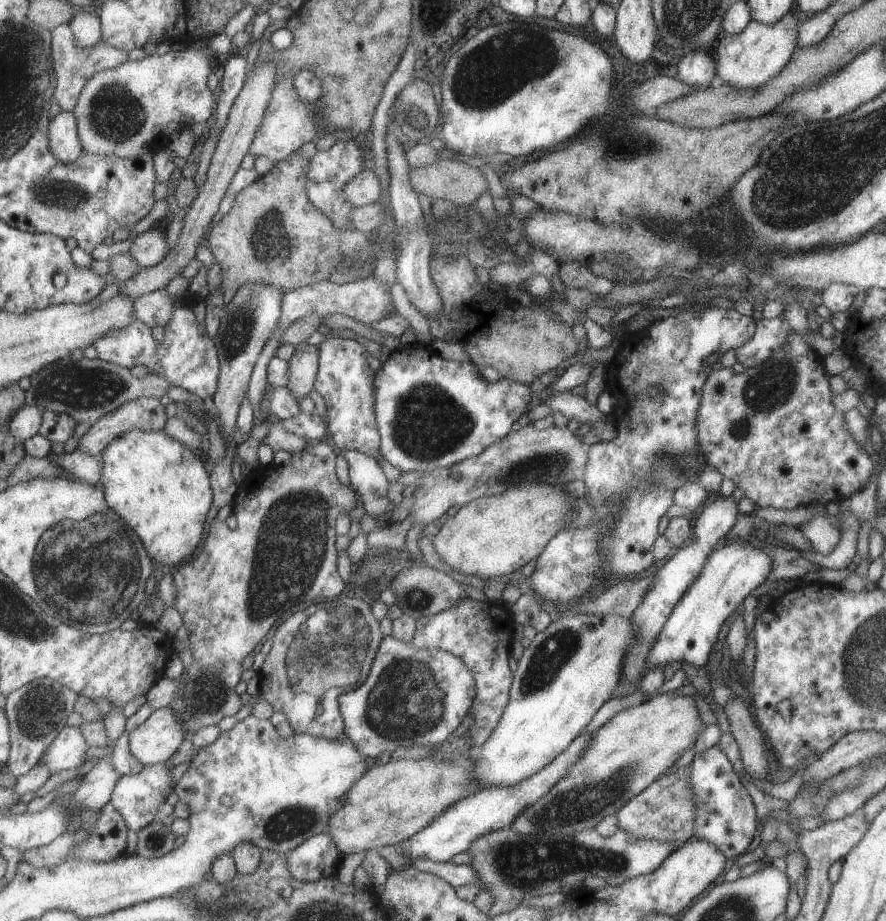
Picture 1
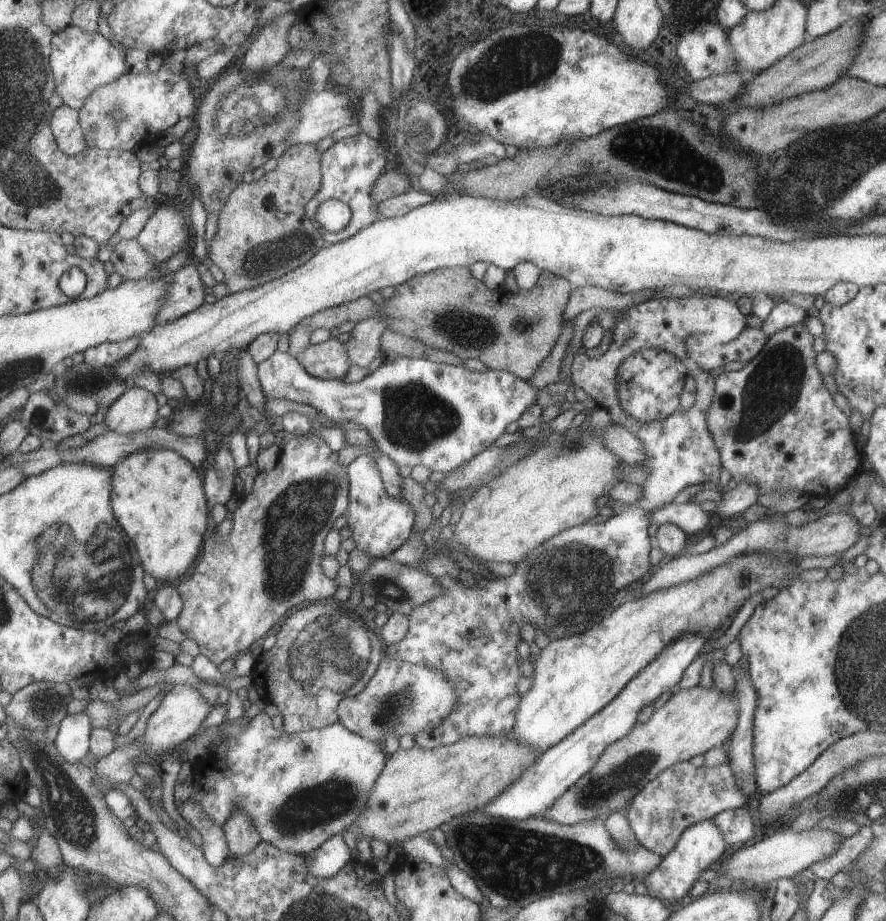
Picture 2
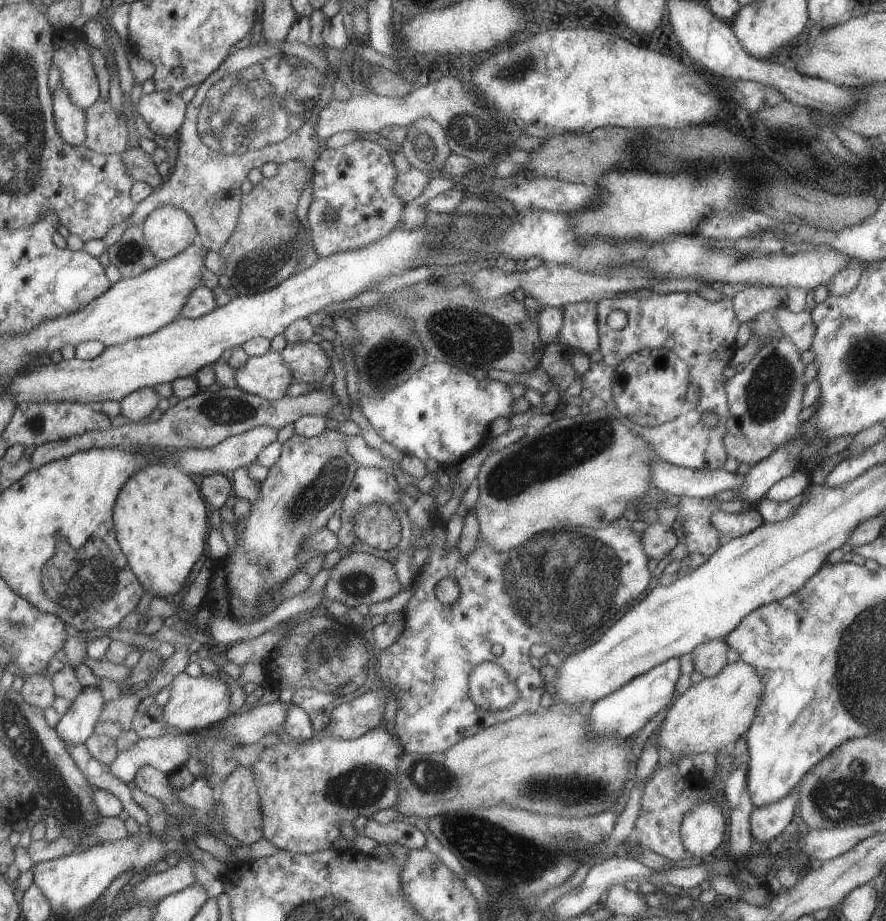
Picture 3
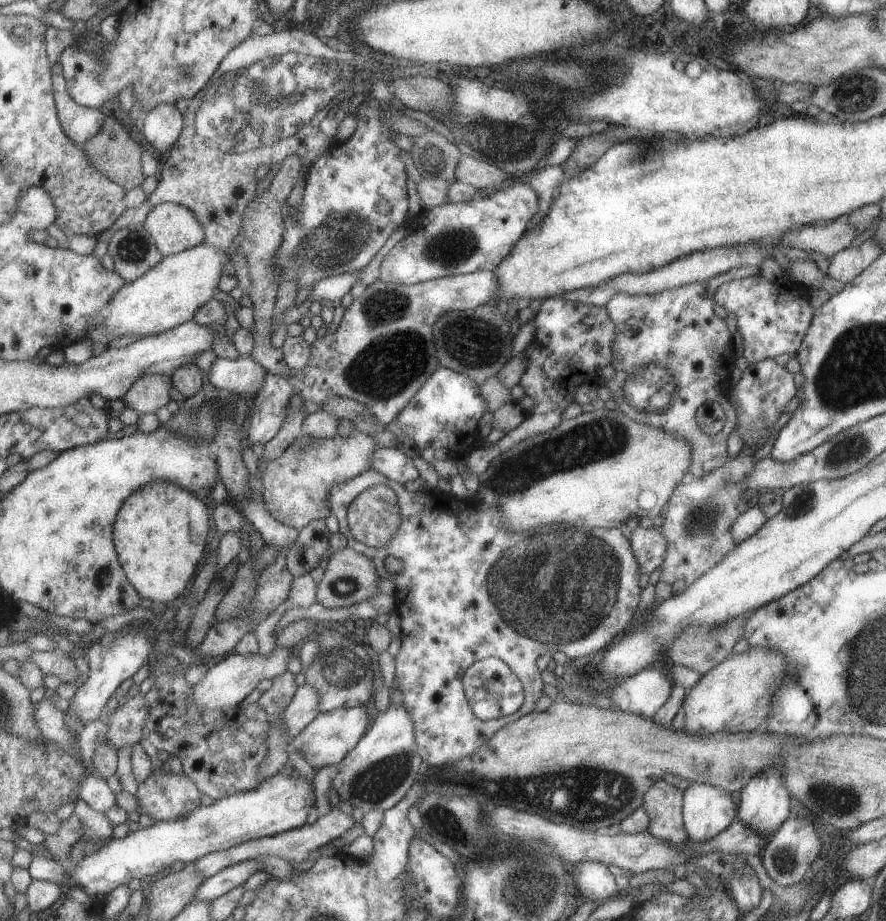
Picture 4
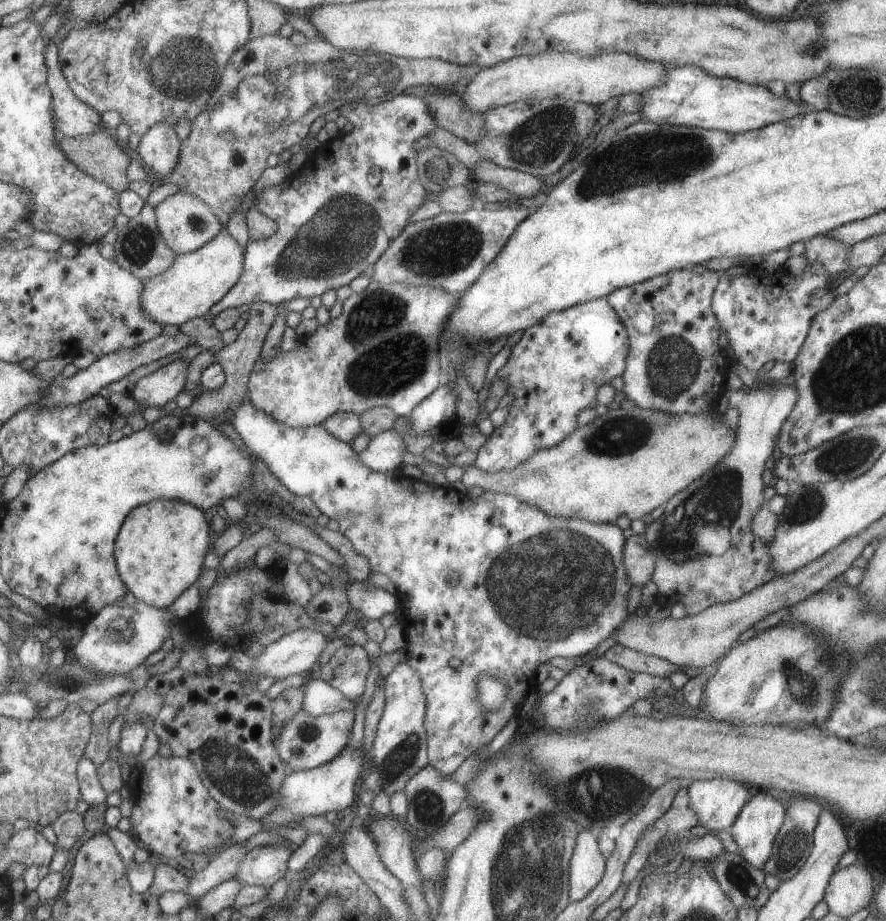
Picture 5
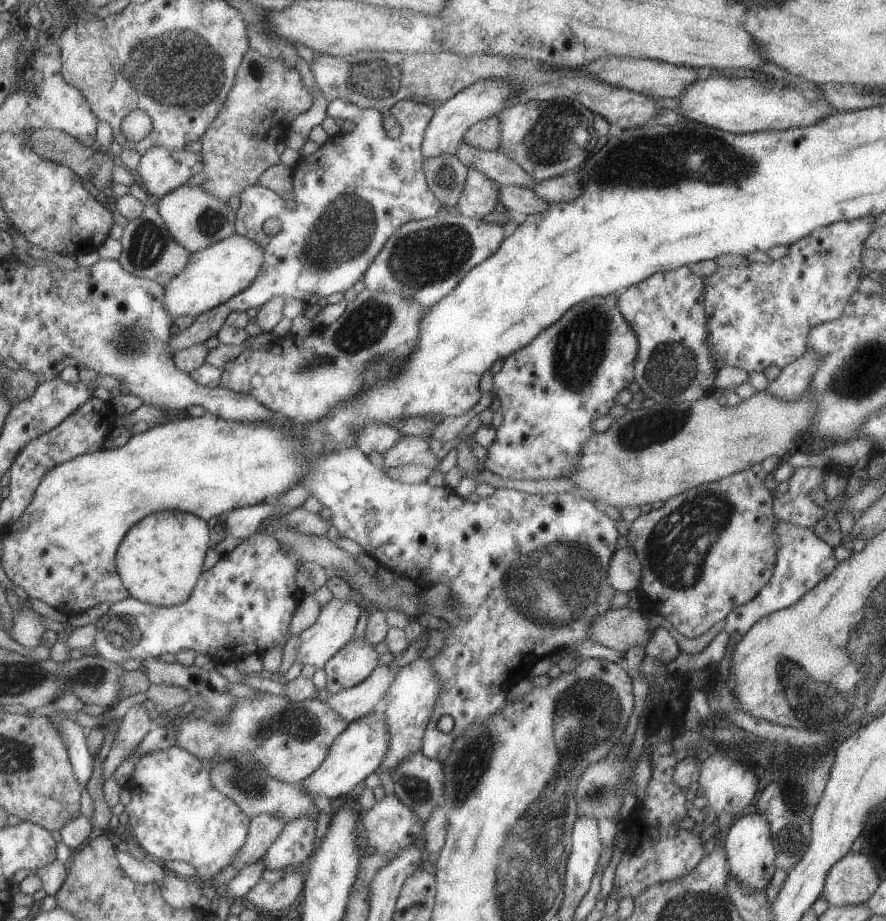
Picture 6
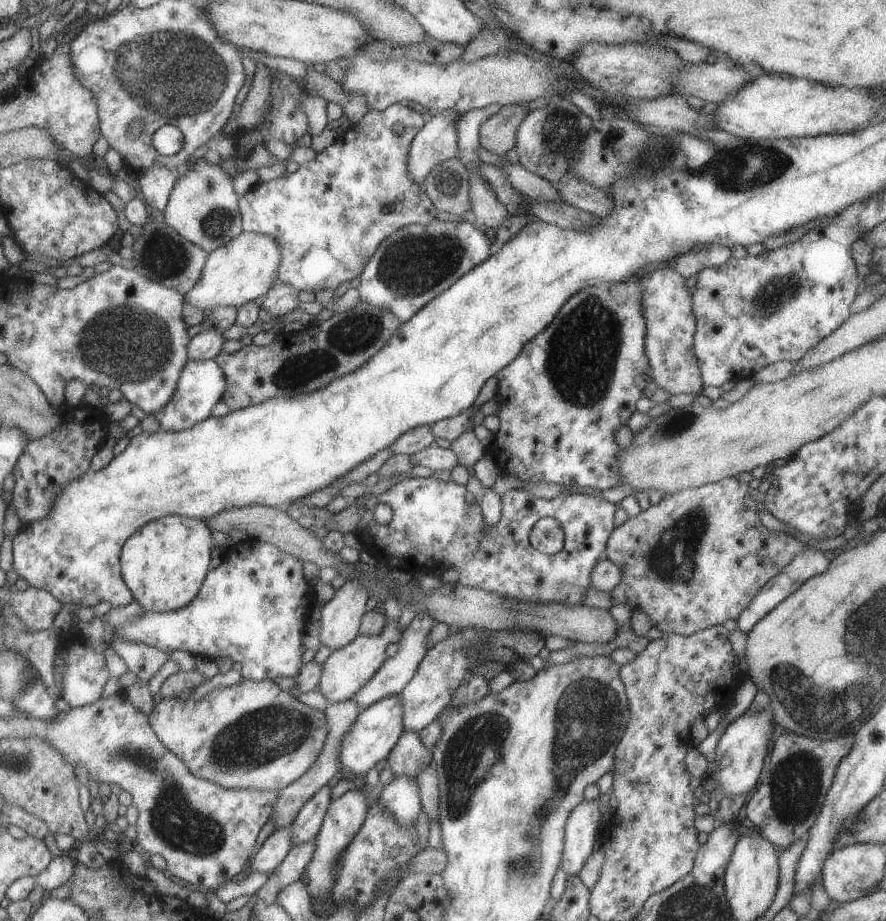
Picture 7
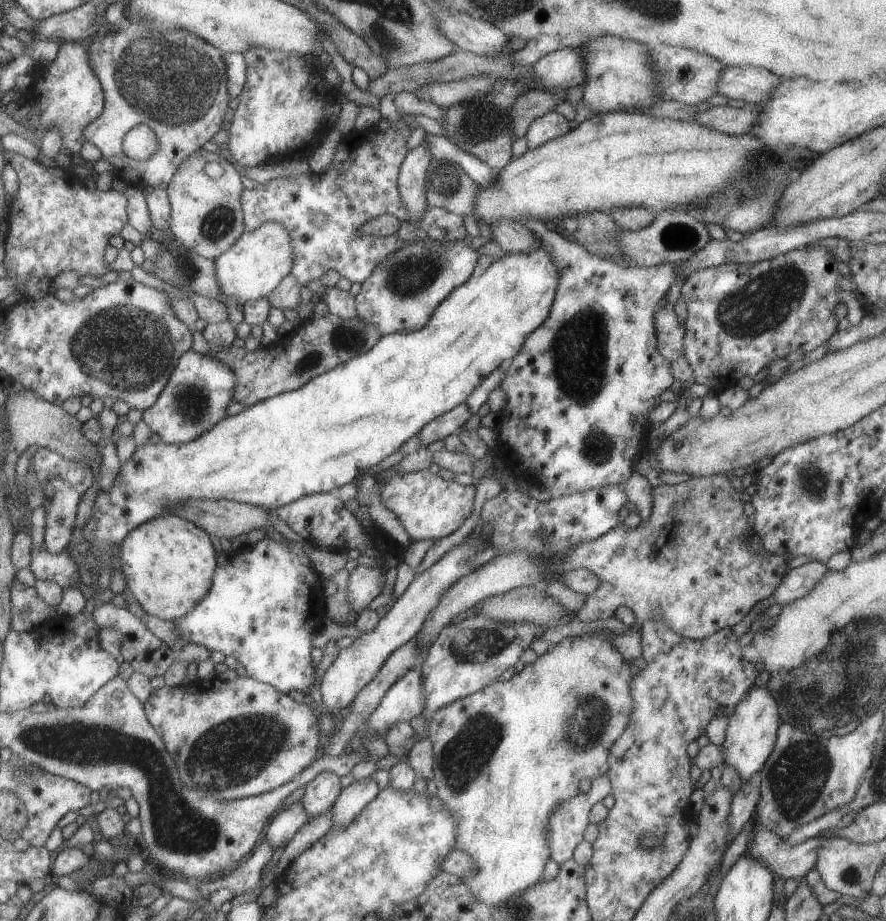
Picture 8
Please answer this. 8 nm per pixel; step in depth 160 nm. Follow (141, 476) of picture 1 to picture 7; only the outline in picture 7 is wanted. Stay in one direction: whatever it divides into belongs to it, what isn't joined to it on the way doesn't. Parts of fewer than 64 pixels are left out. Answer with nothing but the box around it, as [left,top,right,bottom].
[120,515,211,613]

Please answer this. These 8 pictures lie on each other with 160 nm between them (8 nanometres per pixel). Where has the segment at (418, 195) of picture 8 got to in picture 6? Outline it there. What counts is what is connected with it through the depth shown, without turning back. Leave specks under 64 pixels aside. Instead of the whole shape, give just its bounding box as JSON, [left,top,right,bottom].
[420,79,516,159]

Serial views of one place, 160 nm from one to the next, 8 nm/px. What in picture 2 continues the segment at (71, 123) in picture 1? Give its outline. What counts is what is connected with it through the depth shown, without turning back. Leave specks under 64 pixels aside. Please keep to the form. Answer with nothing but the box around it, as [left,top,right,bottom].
[50,105,87,156]

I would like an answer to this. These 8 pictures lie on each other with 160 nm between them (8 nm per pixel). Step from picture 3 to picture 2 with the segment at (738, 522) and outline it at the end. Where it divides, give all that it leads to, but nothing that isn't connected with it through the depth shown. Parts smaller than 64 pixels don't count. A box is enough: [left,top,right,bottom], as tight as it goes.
[649,502,711,536]

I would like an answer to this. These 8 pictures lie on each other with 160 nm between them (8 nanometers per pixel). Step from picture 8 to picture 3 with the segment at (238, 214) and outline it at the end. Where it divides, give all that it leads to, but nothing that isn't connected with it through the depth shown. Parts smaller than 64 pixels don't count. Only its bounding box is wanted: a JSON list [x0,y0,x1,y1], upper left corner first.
[142,205,198,261]

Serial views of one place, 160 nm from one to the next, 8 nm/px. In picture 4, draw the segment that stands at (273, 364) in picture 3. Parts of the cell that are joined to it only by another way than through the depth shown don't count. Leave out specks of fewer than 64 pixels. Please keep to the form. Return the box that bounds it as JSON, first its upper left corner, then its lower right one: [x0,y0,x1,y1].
[204,355,266,396]

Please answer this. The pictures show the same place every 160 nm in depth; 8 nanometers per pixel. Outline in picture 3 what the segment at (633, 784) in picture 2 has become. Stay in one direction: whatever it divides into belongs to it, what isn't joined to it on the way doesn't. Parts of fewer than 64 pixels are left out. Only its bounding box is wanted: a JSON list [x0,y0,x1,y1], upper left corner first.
[657,660,763,758]

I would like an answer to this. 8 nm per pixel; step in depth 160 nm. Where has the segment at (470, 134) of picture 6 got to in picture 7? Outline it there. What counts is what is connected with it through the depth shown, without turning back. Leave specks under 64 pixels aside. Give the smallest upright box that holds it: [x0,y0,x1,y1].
[478,103,530,155]

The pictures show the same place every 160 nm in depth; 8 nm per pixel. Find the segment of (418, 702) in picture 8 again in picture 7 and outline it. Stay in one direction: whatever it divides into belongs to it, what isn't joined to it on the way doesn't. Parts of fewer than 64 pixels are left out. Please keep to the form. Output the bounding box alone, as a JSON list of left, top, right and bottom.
[338,695,403,780]

